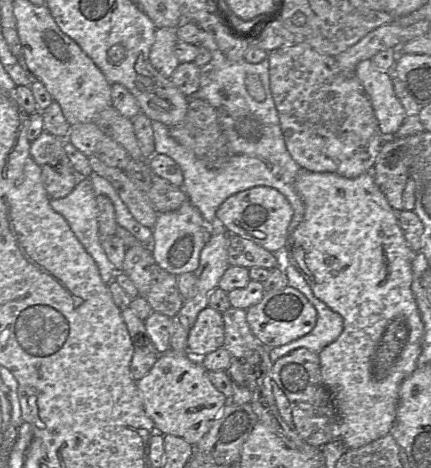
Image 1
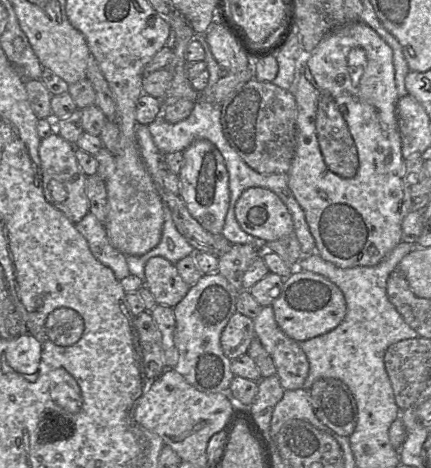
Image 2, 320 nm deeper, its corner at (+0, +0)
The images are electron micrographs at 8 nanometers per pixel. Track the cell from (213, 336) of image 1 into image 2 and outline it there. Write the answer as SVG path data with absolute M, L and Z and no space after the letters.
M238 312L234 313L221 333L223 353L230 360L247 354L255 337L253 320Z

